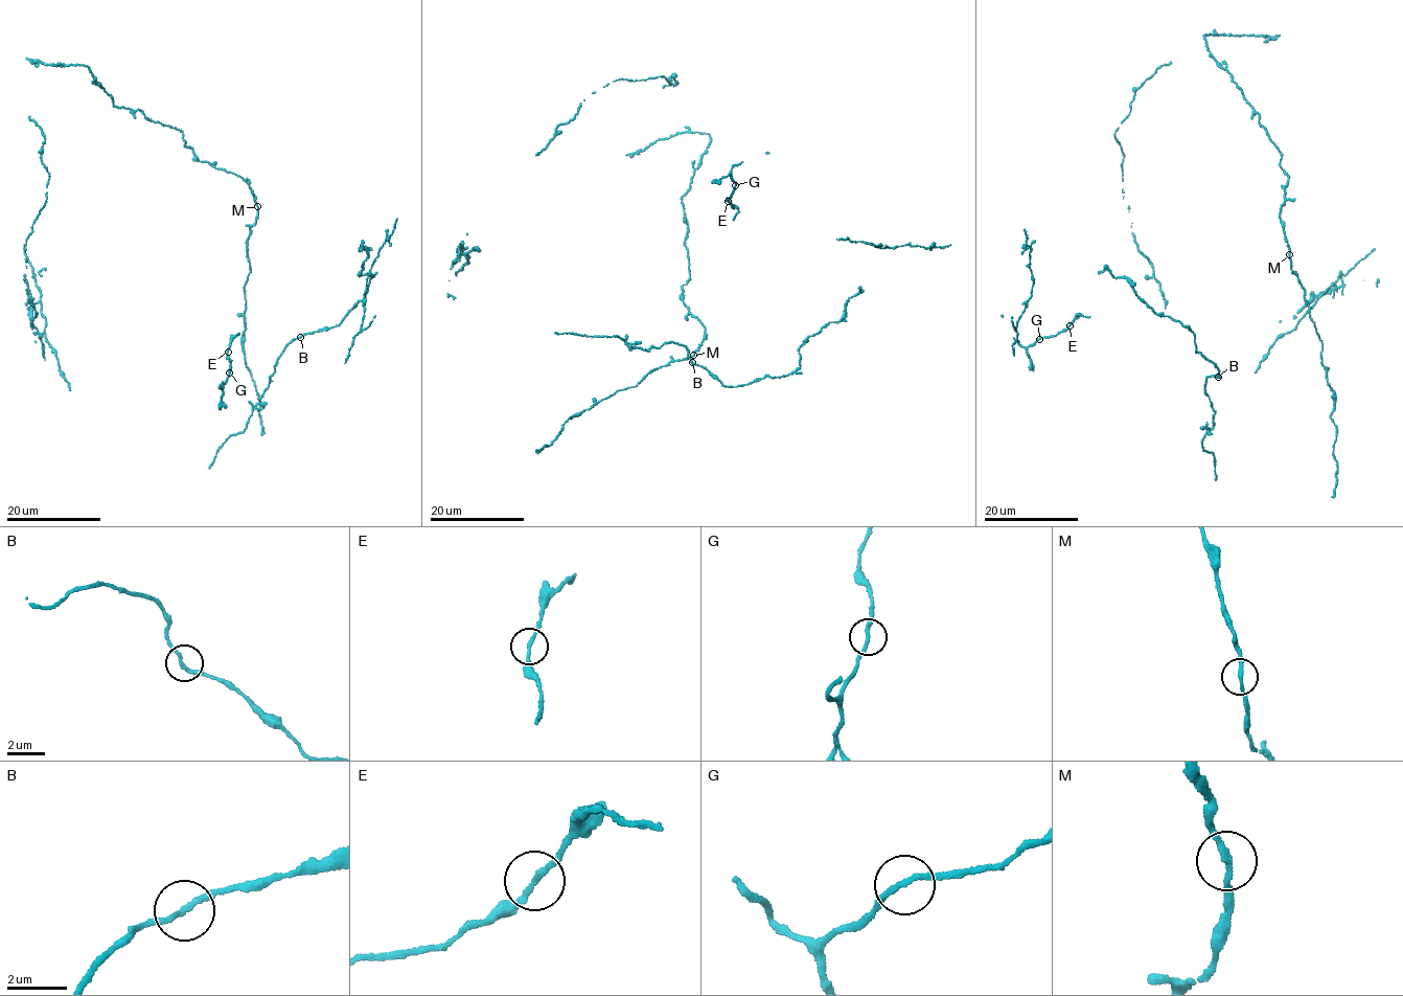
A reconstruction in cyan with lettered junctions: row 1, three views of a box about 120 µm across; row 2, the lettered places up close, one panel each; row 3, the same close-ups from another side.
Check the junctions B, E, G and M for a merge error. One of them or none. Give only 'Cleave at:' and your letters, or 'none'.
Cleave at: none

